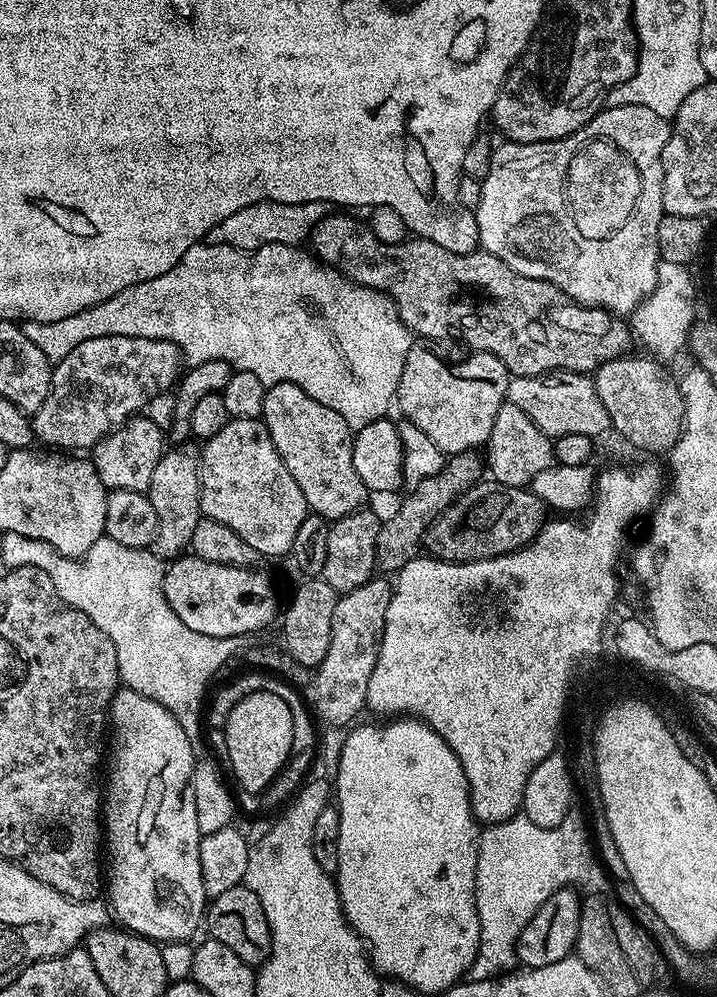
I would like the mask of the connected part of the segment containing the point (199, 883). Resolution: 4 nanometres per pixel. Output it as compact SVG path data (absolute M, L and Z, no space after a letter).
M121 687L114 699L112 699L112 704L108 707L108 715L110 717L110 724L116 727L116 757L112 760L112 769L108 772L108 784L106 780L106 787L102 792L102 836L106 841L106 892L108 888L108 896L106 895L106 903L110 909L111 915L114 917L115 923L119 927L133 932L136 936L145 936L148 940L155 940L161 945L167 946L167 944L172 944L175 940L188 940L196 932L196 927L201 927L202 921L206 916L206 897L203 888L203 876L202 876L202 862L199 861L199 844L201 840L200 831L198 830L198 814L194 814L194 794L192 793L192 766L194 763L194 753L192 747L190 746L190 738L186 738L186 730L182 730L182 726L174 718L174 714L170 714L170 710L166 710L158 702L154 702L150 698L146 698L142 694L138 694L134 690L130 690L126 687Z

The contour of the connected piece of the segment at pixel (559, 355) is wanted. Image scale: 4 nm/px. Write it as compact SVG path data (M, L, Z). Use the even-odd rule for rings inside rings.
M329 214L314 226L310 237L310 248L316 259L321 264L326 264L330 268L339 270L346 279L352 281L354 284L361 284L364 288L377 288L379 292L385 292L387 296L391 296L393 302L396 303L400 321L408 327L409 332L415 334L417 337L425 336L425 338L420 337L425 341L448 340L453 336L454 339L461 340L464 344L469 344L469 349L472 352L489 352L490 354L494 354L494 358L498 358L508 367L509 373L512 376L540 376L543 372L559 371L592 374L606 362L617 360L618 357L625 355L631 349L628 347L631 346L632 340L634 341L634 333L621 317L608 312L605 308L590 308L586 304L578 304L574 300L569 300L567 294L562 290L558 290L558 286L554 286L545 280L526 278L514 270L510 270L510 266L506 266L498 258L494 258L494 254L483 250L467 252L466 254L454 254L450 250L442 250L442 246L438 246L434 242L419 238L409 238L403 240L401 244L387 244L374 235L372 229L368 227L363 219L355 220L352 217L355 215L352 214L340 215L344 216Z

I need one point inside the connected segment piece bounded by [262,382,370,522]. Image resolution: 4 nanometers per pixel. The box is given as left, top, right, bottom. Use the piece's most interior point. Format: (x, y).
(315, 444)

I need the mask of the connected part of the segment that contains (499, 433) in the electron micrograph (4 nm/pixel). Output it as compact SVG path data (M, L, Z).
M504 402L495 415L494 426L491 427L490 438L486 445L486 468L495 482L504 486L523 488L527 487L536 474L543 470L555 467L553 454L553 439L544 431L538 430L534 422L515 404Z

